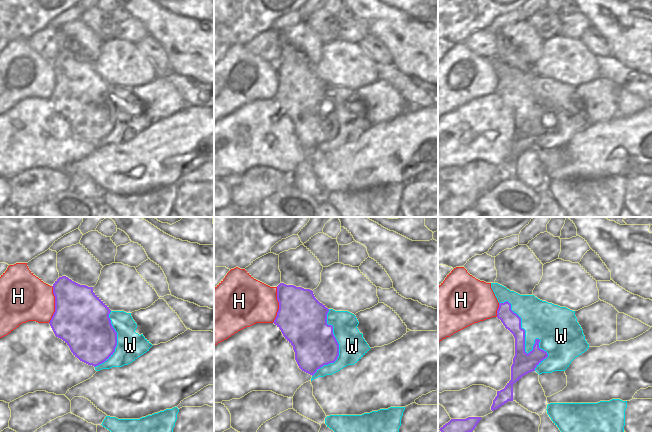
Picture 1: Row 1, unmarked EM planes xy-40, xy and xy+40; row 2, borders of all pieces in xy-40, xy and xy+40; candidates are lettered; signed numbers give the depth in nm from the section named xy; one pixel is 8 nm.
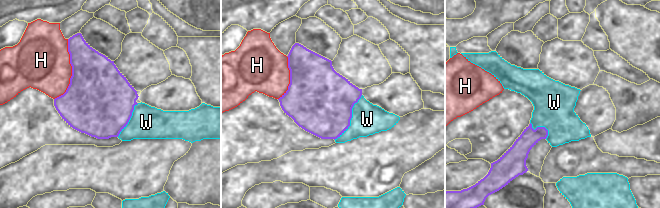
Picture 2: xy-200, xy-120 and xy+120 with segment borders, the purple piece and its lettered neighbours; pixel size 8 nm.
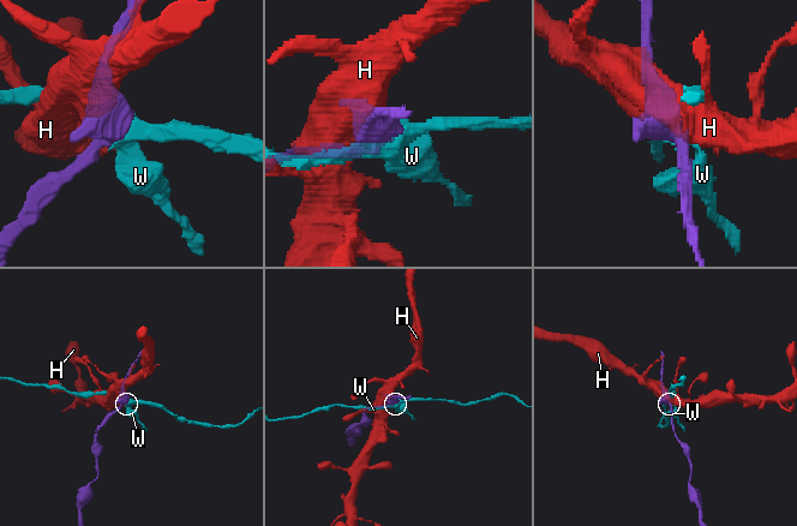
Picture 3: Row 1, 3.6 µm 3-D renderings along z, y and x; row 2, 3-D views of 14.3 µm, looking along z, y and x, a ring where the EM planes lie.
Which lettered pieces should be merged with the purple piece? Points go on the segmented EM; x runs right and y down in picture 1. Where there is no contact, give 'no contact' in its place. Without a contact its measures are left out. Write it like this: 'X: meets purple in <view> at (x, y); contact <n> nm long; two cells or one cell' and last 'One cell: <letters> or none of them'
H: meets purple in xy-40 at (55, 304); contact 300 nm long; two cells
W: meets purple in xy+40 at (524, 348); contact 600 nm long; two cells
One cell: none of them

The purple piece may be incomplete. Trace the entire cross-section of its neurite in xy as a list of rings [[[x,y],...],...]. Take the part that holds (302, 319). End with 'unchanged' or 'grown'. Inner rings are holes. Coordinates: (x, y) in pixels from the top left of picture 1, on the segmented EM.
[[[280,283],[277,300],[279,310],[273,323],[293,346],[299,368],[313,376],[324,365],[334,363],[339,356],[339,344],[333,334],[333,326],[327,324],[329,309],[315,298],[313,291]]]; unchanged

